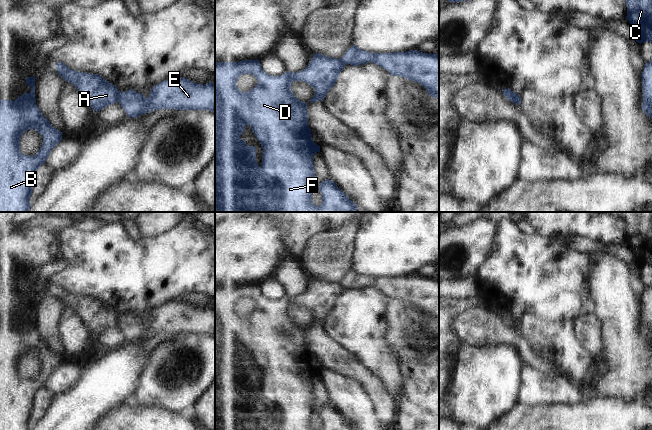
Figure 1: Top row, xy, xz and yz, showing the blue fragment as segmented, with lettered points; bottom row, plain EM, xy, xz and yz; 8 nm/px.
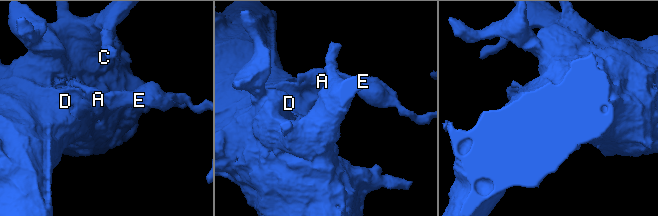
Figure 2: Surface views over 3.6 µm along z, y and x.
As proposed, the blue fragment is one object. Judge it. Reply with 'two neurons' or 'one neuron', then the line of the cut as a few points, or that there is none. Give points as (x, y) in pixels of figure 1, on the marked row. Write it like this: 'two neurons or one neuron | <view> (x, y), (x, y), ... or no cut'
two neurons | yz (510, 91), (512, 101)

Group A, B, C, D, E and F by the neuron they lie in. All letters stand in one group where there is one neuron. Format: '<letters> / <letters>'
A B C D F / E

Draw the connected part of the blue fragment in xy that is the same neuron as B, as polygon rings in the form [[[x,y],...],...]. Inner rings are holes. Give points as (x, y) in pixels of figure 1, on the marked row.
[[[35,76],[26,77],[26,83],[31,87],[30,93],[19,96],[15,101],[0,100],[0,212],[30,210],[36,172],[45,164],[51,150],[62,140],[62,132],[50,124],[36,105]],[[29,129],[35,129],[43,138],[42,146],[34,156],[20,151],[20,139]]]

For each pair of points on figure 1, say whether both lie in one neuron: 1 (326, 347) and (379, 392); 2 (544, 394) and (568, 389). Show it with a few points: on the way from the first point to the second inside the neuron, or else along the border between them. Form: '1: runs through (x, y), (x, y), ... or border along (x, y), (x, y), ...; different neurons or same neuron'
1: runs through (339, 358), (347, 362), (366, 379); same neuron
2: runs through (550, 389), (562, 389); same neuron

